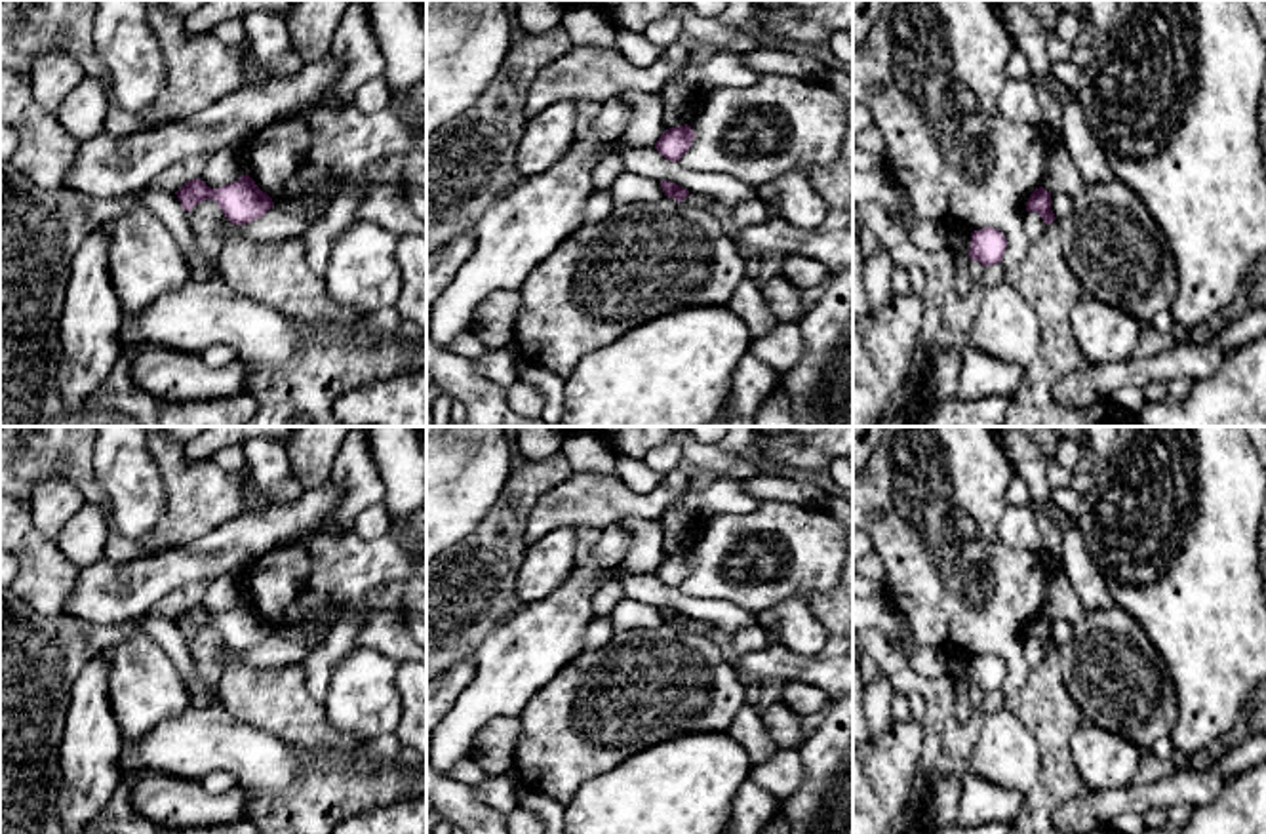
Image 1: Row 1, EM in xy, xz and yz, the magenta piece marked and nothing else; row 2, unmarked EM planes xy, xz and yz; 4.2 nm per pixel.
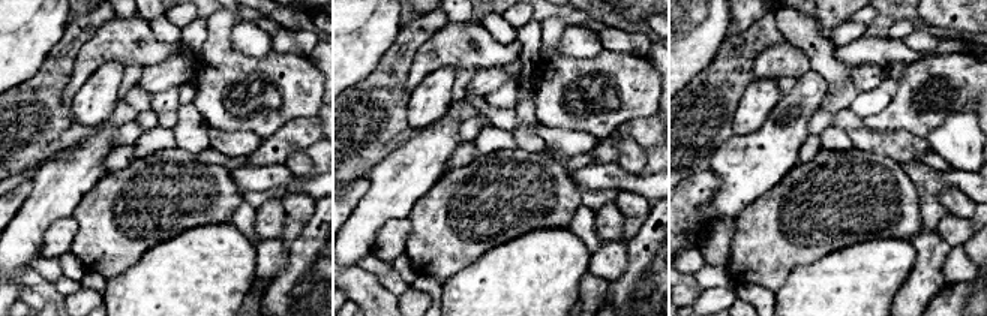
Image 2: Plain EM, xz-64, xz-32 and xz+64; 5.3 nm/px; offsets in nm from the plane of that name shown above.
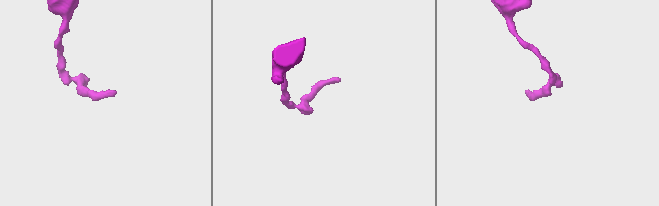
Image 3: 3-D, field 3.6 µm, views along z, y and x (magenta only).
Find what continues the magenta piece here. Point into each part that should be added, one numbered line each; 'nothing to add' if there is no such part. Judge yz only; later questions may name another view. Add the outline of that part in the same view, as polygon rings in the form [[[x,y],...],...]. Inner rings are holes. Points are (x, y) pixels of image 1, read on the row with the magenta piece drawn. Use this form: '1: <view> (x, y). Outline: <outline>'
nothing to add

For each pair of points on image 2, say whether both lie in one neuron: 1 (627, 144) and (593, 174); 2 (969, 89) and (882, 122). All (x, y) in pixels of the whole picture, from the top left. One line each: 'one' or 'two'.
1: two
2: one

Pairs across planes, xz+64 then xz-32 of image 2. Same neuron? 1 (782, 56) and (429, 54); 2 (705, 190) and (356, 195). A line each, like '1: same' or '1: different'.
1: same
2: same

